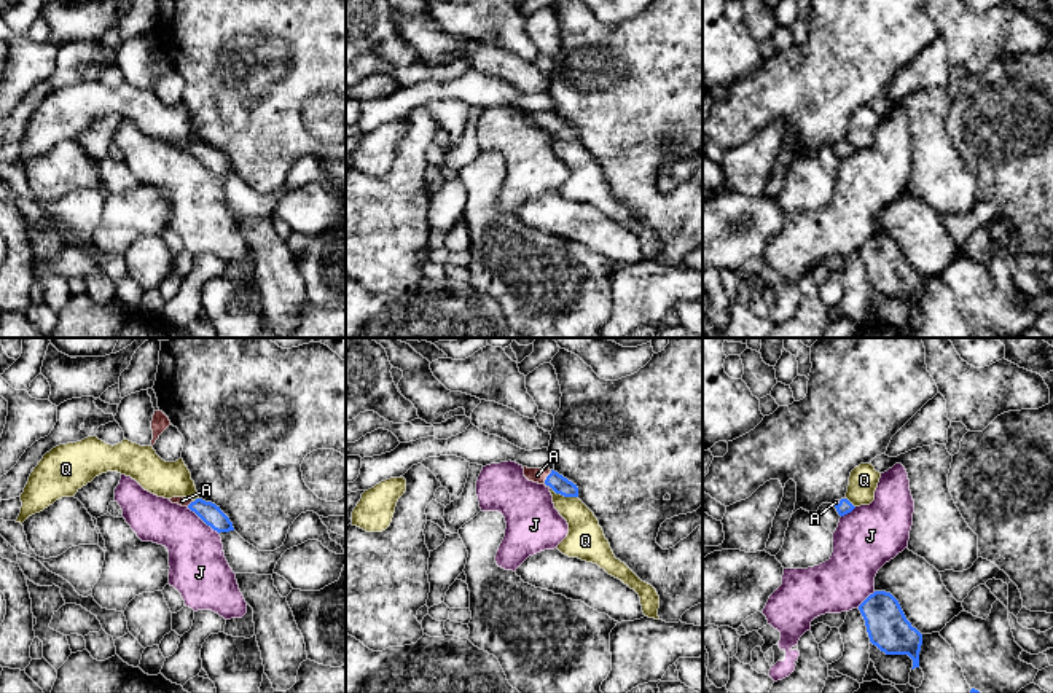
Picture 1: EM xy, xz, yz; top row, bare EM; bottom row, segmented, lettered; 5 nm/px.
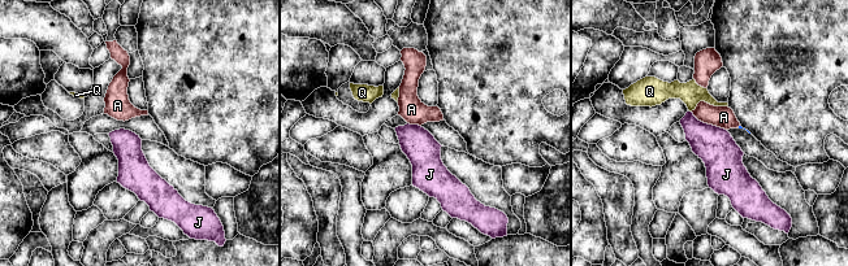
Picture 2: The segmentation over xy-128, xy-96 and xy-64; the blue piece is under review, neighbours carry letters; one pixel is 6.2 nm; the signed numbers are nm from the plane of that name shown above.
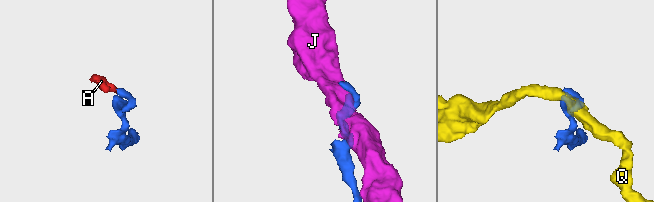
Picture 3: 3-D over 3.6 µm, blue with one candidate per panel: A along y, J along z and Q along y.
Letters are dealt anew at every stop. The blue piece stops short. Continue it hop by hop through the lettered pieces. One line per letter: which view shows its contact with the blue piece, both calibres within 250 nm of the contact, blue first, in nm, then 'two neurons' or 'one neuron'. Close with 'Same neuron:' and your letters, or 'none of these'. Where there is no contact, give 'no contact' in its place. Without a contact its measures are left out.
A: xz | 90/80 nm | one neuron
J: xy | 100/280 nm | two neurons
Q: xz | 90/190 nm | two neurons
Same neuron: A

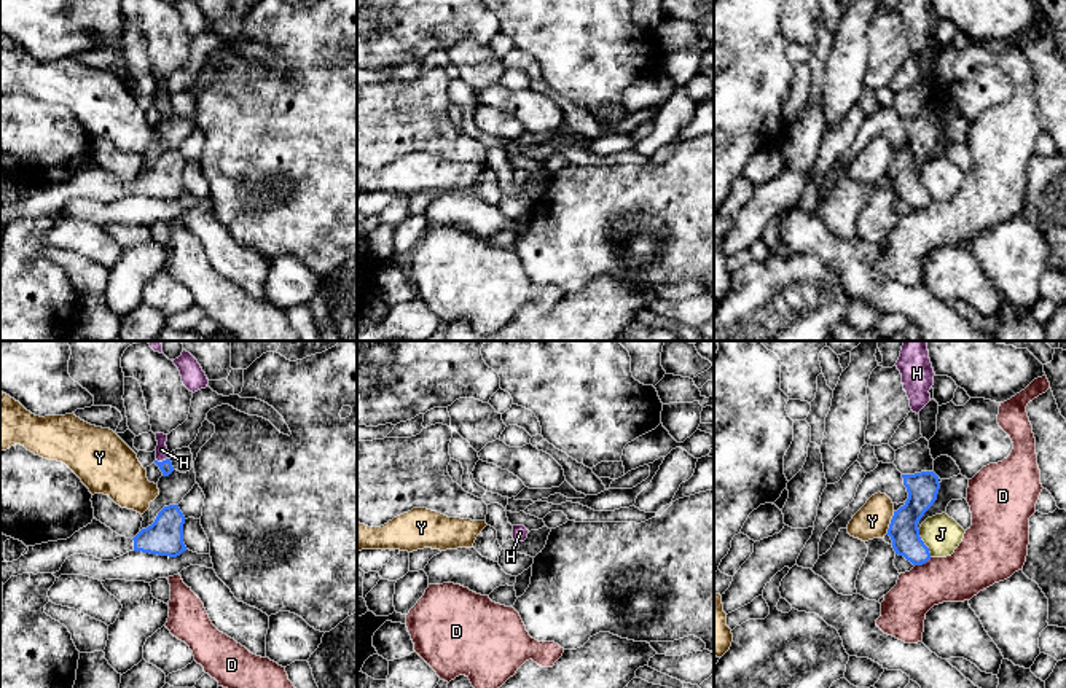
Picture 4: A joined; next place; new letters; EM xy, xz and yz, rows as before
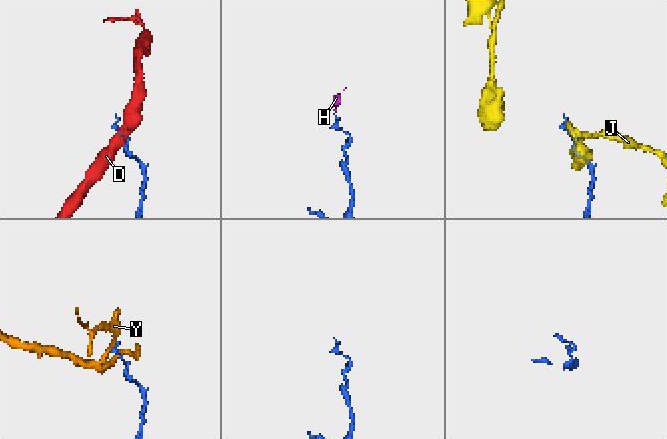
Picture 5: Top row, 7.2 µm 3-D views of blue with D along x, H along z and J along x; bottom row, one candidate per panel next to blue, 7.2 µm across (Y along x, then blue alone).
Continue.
D: yz | 150/240 nm | two neurons
H: xy | 70/60 nm | one neuron
J: yz | 150/190 nm | two neurons
Y: yz | 160/180 nm | two neurons
Same neuron: H

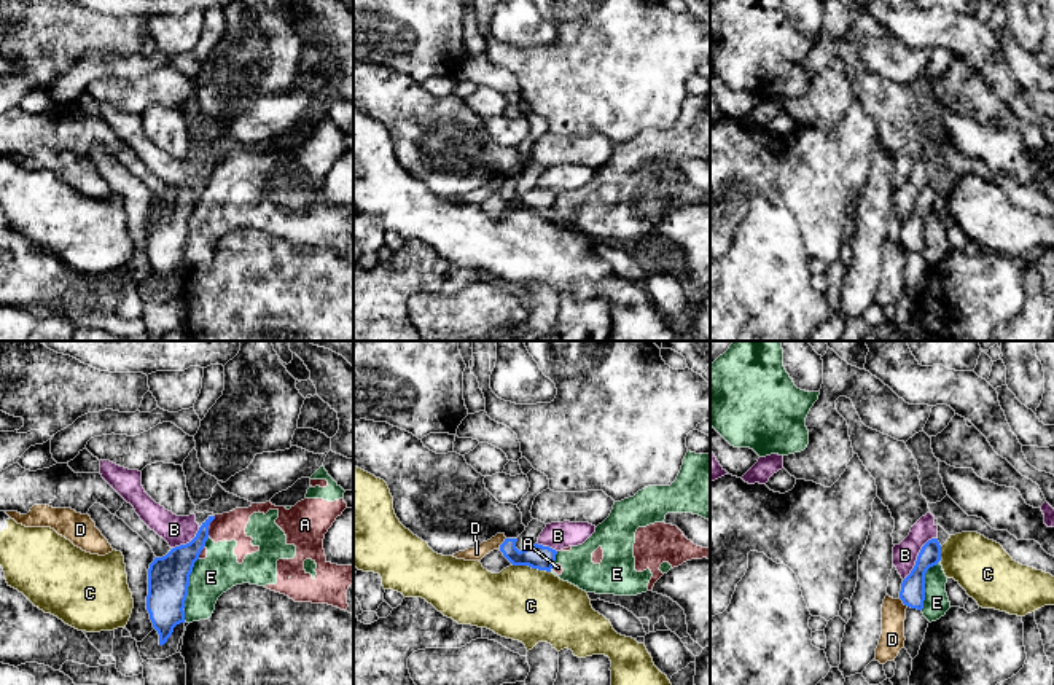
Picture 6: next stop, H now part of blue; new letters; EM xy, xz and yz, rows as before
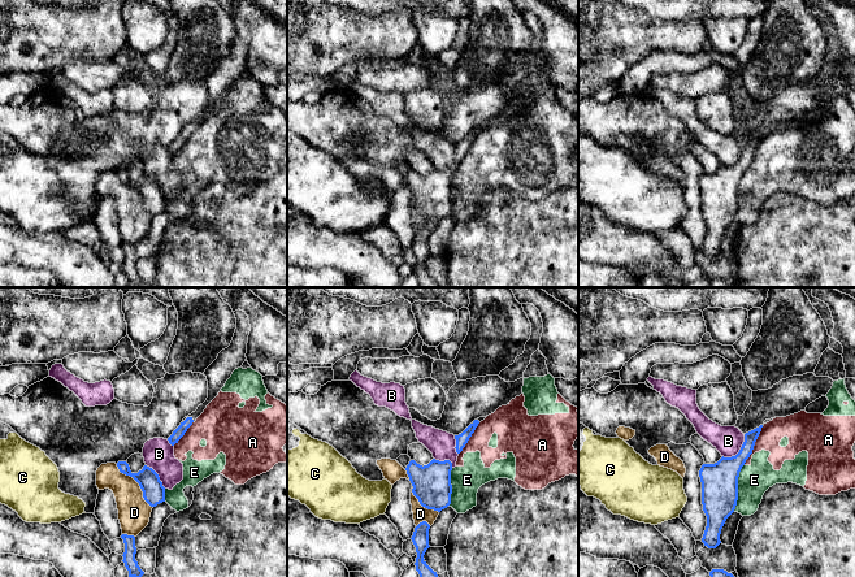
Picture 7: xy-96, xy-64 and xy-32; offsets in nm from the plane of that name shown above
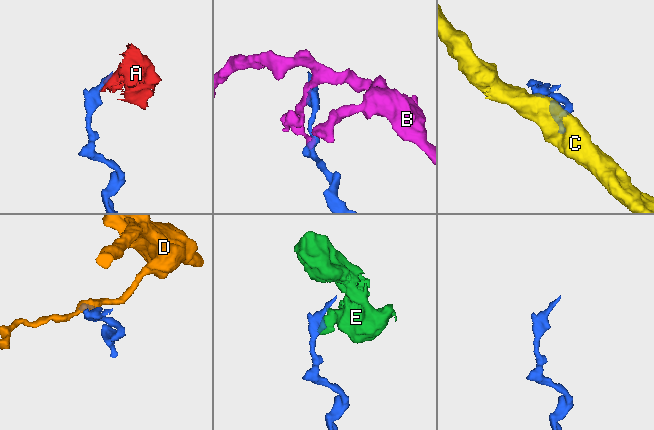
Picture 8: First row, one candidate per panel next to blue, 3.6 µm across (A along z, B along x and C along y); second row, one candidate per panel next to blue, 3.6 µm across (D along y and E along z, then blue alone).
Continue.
A: xy | 150/140 nm | two neurons
B: yz | 130/130 nm | two neurons
C: xz | 130/380 nm | two neurons
D: xz | 130/70 nm | two neurons
E: xy | 200/200 nm | two neurons
Same neuron: none of these

